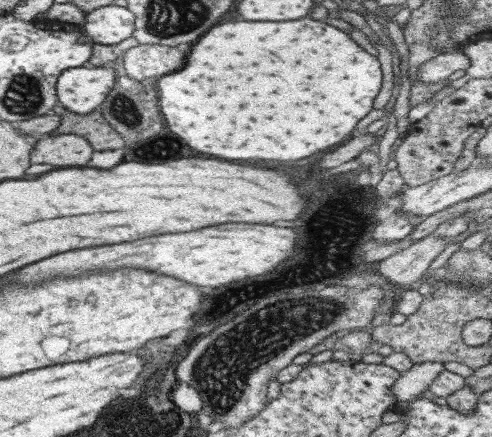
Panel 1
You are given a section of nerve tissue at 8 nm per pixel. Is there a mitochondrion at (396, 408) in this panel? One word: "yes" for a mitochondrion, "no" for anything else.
no

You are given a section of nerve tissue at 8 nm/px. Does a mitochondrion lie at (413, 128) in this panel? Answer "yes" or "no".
no

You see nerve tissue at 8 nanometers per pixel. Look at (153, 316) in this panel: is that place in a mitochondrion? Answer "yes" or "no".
no

